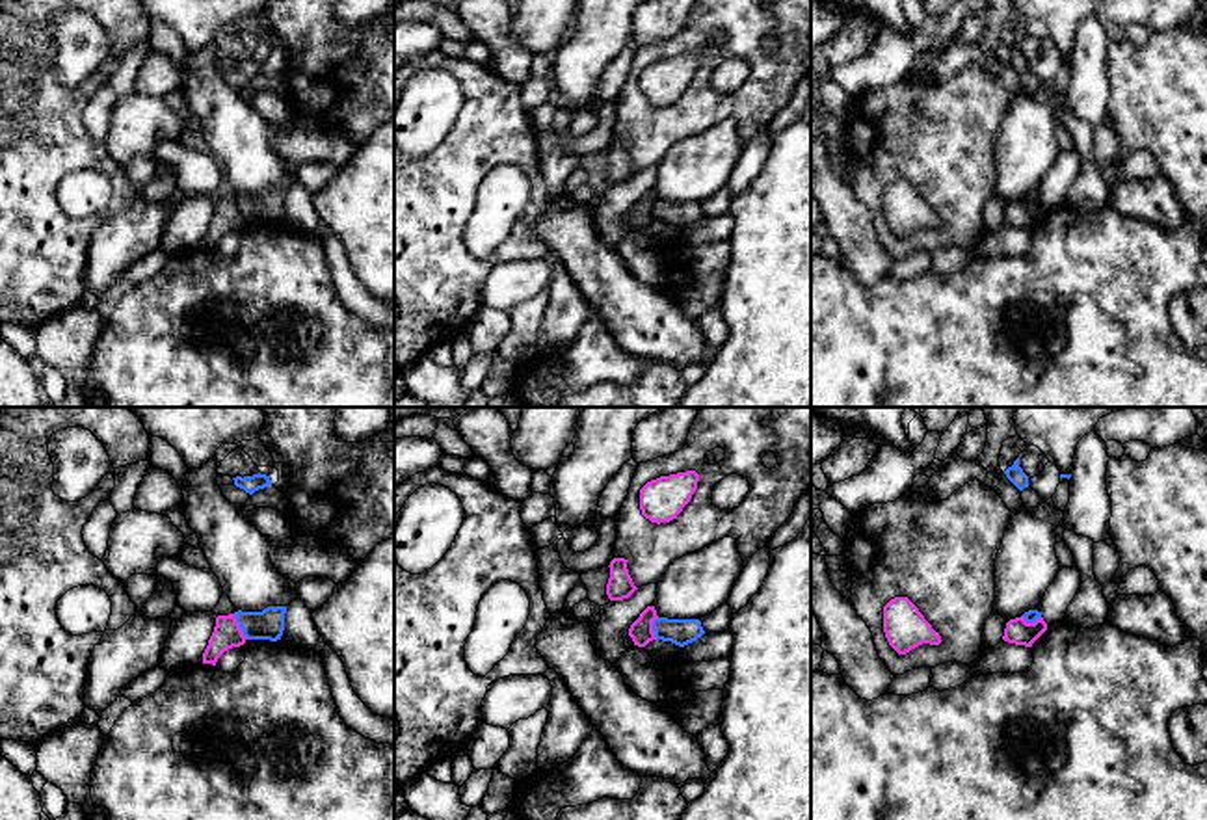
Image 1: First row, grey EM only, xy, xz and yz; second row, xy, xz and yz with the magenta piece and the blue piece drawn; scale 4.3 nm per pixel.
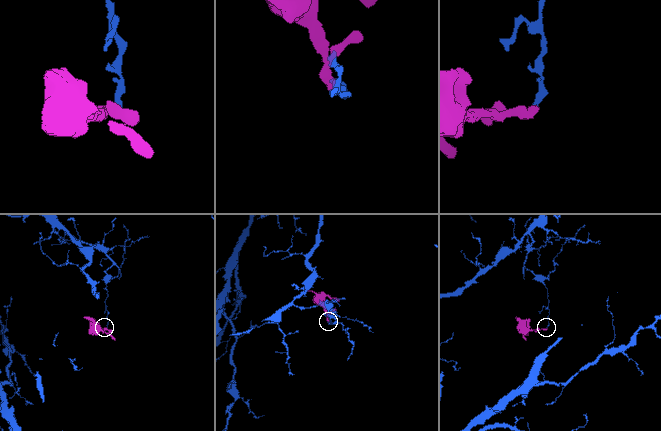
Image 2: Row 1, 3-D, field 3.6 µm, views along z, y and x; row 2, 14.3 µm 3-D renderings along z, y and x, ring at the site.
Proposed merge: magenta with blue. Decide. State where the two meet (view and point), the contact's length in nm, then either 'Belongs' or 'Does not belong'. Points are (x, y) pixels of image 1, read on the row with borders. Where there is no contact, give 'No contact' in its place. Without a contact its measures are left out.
Touches magenta at xy (238, 627). Shared border 130 nm. Does not belong

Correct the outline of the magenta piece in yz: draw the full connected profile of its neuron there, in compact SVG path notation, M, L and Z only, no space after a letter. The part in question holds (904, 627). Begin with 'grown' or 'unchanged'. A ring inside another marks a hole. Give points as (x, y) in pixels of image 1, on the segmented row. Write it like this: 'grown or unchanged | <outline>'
unchanged | M895 597L883 606L883 632L898 655L906 655L922 643L941 643L939 632L908 597Z

